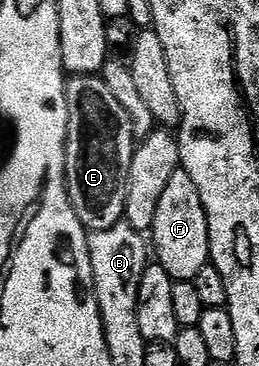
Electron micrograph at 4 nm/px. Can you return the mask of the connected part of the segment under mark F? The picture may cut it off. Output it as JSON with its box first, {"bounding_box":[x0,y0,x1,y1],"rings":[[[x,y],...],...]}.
{"bounding_box":[150,168,209,282],"rings":[[[183,168],[176,170],[174,176],[170,176],[170,184],[166,184],[162,200],[158,200],[158,212],[154,215],[150,242],[154,247],[155,261],[162,268],[166,268],[173,282],[193,281],[198,272],[202,272],[202,268],[209,265],[208,217],[194,180],[190,180]]]}

